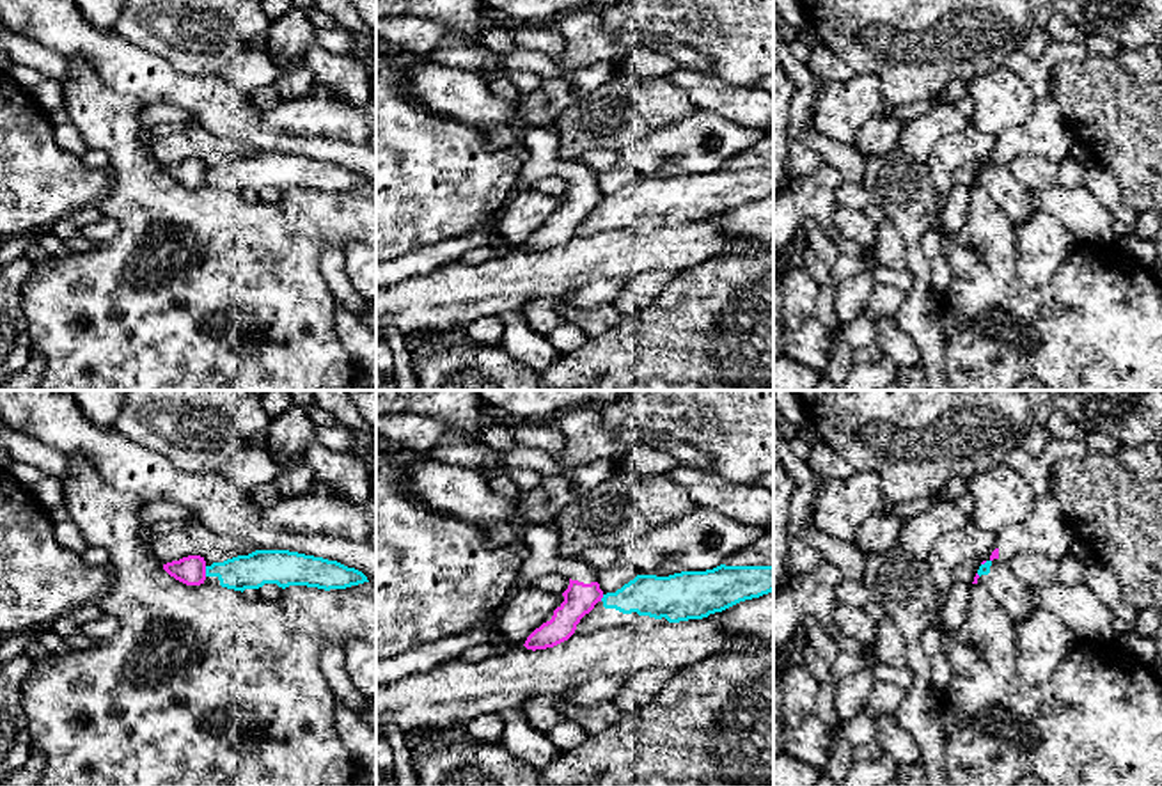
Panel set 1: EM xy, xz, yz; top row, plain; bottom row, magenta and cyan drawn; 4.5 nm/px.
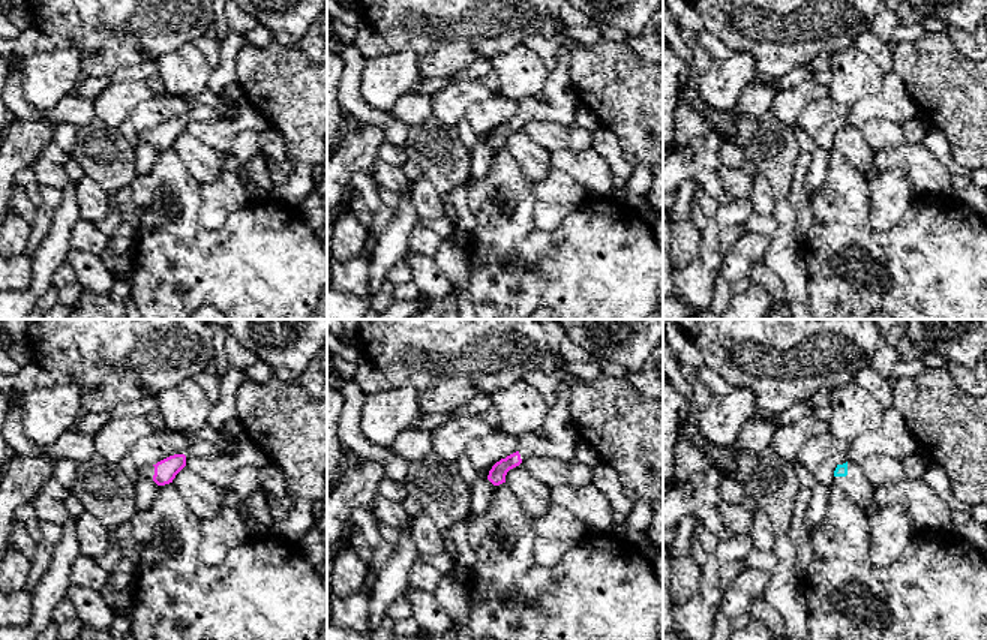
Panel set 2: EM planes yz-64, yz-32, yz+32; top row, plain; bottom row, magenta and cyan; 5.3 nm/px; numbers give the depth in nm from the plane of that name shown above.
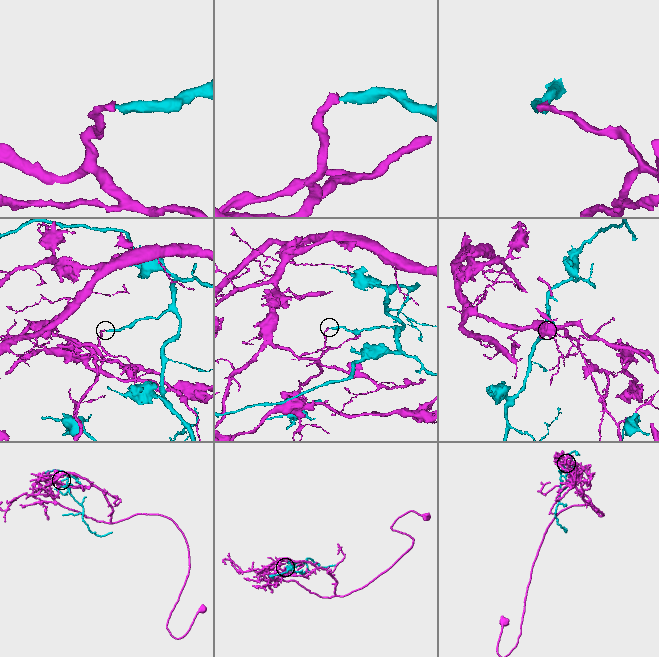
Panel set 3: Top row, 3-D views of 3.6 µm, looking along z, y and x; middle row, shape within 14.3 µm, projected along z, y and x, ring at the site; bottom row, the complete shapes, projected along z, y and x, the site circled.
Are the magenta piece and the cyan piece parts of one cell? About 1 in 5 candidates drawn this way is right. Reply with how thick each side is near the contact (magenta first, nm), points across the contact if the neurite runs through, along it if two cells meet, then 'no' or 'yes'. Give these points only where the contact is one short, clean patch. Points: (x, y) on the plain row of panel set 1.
calibres 130 and 160 nm; border xy (204, 169), (206, 178); no

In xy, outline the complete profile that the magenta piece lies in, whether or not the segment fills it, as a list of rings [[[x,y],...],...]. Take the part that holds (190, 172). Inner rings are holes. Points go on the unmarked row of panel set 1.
[[[188,158],[163,167],[163,172],[186,188],[200,188],[206,183],[206,163],[200,158]]]

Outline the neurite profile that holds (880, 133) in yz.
[[[882,112],[860,128],[853,145],[866,156],[883,156],[899,145],[901,128],[903,122]]]

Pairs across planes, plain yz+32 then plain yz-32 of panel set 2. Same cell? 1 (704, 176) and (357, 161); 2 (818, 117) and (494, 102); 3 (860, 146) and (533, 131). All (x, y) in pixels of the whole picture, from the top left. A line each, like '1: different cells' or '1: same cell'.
1: same cell
2: same cell
3: different cells

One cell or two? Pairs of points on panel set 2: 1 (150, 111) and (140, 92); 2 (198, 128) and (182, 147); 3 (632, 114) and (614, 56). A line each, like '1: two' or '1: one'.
1: two
2: two
3: one

